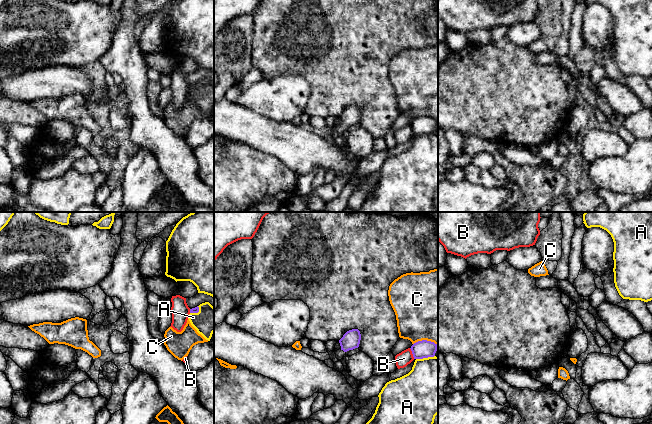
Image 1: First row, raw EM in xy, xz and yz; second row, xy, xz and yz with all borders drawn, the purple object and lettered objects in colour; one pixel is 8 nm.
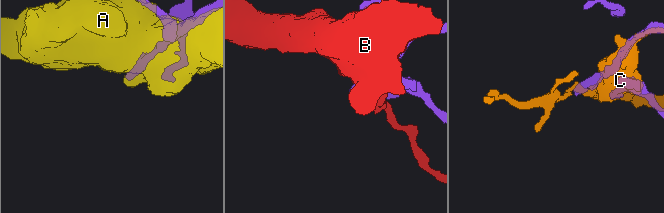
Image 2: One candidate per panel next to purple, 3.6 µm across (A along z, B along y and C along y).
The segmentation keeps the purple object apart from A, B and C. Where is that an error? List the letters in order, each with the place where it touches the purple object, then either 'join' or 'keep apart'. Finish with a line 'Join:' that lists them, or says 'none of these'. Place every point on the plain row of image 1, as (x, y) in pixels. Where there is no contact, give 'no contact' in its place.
A: contact xz (425, 133); keep apart
B: contact xz (412, 129); keep apart
C: contact xz (425, 116); keep apart
Join: none of these

